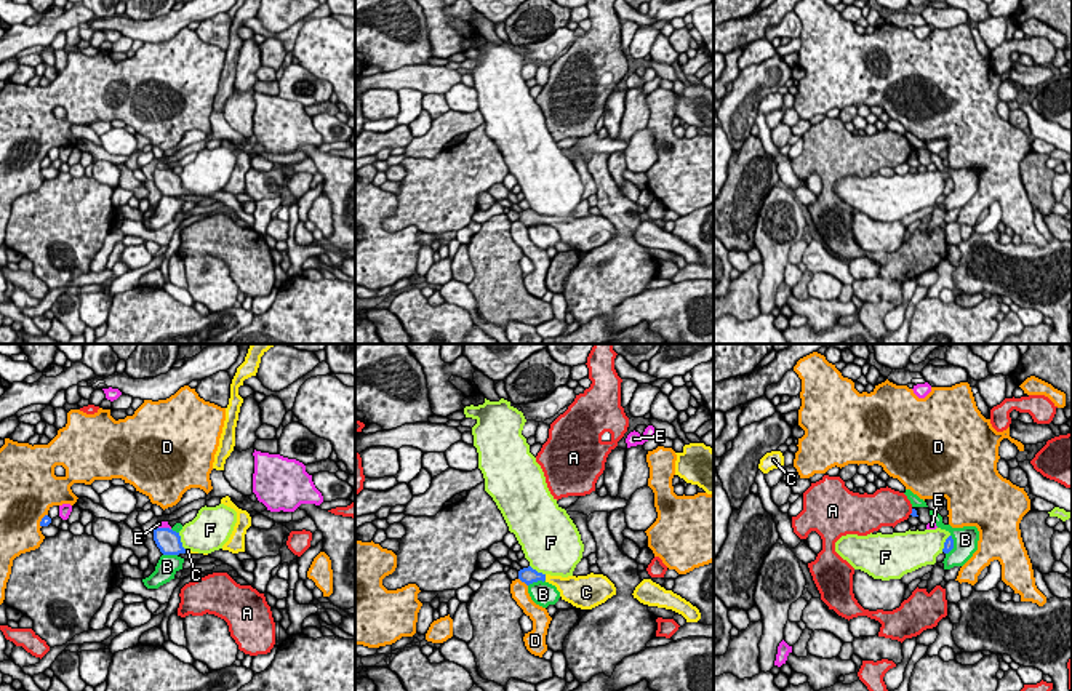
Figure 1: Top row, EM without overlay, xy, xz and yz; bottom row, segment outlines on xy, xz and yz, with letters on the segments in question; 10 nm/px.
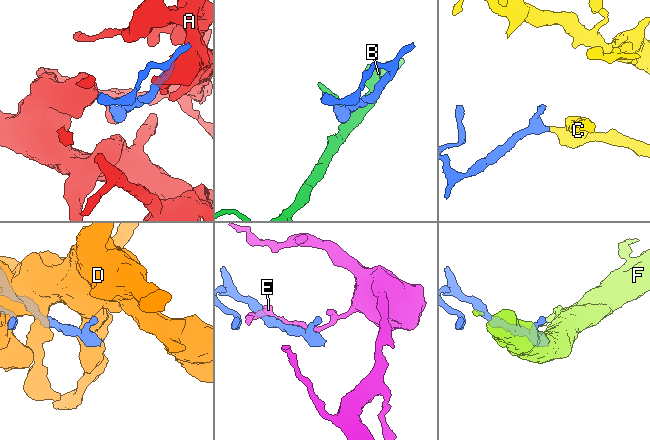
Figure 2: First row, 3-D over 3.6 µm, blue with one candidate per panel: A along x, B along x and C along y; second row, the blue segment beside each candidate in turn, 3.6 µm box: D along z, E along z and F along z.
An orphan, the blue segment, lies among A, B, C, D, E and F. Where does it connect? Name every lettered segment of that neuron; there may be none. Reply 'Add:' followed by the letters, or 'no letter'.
Add: C

